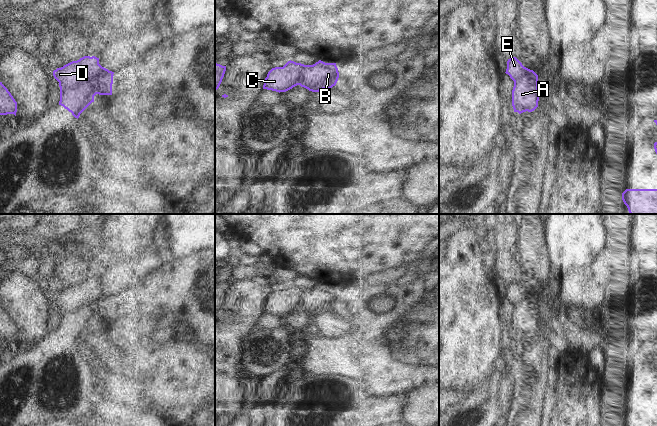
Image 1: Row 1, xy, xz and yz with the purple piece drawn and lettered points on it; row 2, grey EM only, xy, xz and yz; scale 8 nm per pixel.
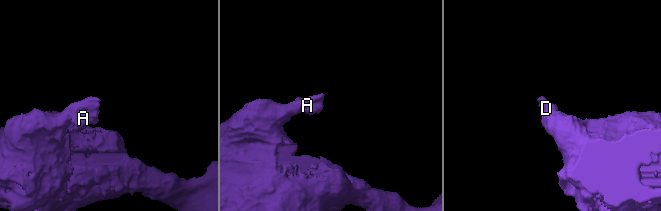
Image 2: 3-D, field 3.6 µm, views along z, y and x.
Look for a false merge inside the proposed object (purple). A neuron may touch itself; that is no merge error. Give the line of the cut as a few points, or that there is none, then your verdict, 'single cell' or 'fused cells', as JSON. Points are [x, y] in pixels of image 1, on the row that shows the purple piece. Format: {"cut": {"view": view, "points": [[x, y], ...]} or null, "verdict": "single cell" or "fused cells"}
{"cut": {"view": "xy", "points": [[113, 73], [95, 72], [60, 93]]}, "verdict": "fused cells"}

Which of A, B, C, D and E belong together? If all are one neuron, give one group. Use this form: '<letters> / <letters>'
A B / C D E

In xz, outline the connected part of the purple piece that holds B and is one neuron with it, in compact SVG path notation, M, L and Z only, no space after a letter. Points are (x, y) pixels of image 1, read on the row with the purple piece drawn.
M321 60L313 65L305 65L300 74L300 86L312 92L331 89L339 78L336 63L325 63Z

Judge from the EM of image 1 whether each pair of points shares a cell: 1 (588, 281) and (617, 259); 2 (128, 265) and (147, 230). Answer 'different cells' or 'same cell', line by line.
1: same cell
2: same cell

